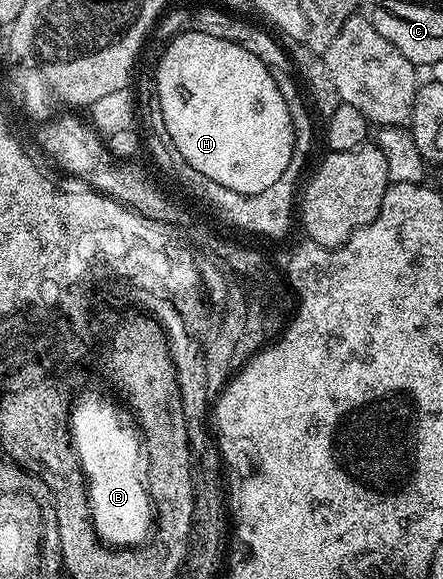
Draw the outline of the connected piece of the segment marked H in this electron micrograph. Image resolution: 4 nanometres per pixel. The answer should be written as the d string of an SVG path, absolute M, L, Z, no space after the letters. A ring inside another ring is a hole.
M182 31L174 39L166 44L167 48L163 51L163 56L159 59L159 64L155 67L155 91L154 98L159 100L161 117L177 153L192 167L197 169L197 173L205 173L205 177L223 185L233 193L257 194L262 190L269 189L285 169L289 169L289 161L293 157L295 148L295 130L293 121L289 117L289 105L285 105L285 97L281 97L281 89L277 89L277 81L273 81L273 73L261 61L261 57L253 57L249 49L241 49L233 41L225 41L221 37L209 37L209 33L197 33L196 31Z

